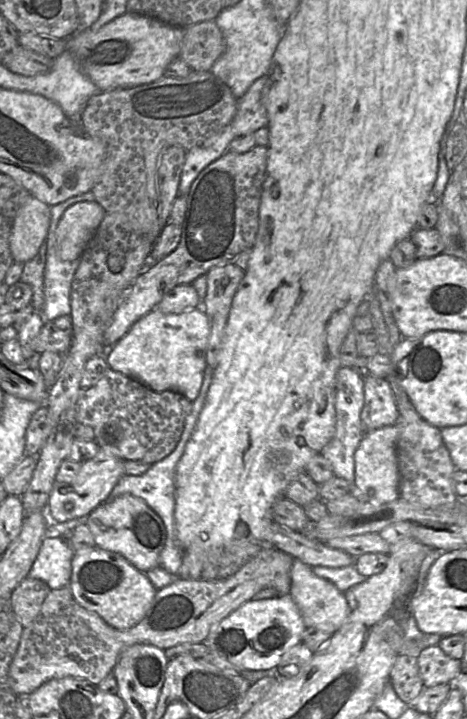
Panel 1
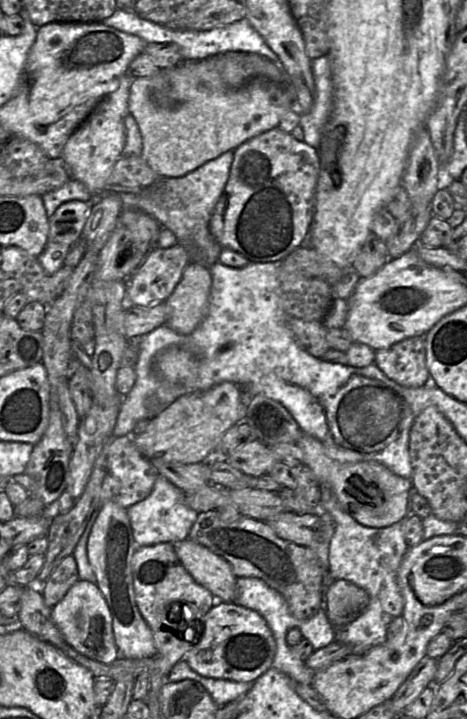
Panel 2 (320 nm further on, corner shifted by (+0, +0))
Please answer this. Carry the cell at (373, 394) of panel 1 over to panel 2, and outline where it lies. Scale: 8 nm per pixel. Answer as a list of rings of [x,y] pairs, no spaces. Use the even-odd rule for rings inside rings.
[[[414,336],[375,352],[374,364],[404,387],[421,387],[430,381],[424,336]]]

